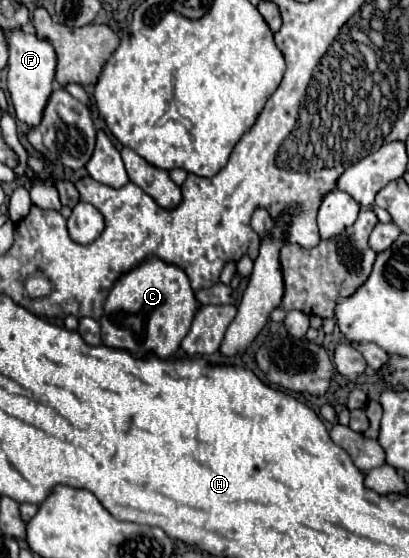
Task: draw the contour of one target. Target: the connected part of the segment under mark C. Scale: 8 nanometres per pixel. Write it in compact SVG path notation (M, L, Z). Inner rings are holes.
M148 256L142 264L116 280L110 290L110 300L106 298L104 302L100 320L104 346L124 350L136 360L148 354L162 360L170 358L196 320L198 308L200 302L196 300L188 274L176 264L166 264L158 256Z

